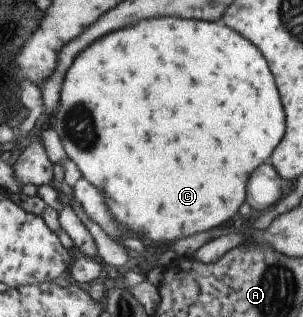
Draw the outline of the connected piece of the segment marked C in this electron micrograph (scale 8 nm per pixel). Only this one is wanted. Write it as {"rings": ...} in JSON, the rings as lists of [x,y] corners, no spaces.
{"rings":[[[176,17],[140,21],[122,31],[108,33],[108,37],[100,39],[100,43],[84,51],[84,55],[80,55],[78,63],[72,67],[72,73],[68,73],[63,103],[55,117],[55,130],[59,133],[65,150],[77,164],[83,177],[104,193],[108,201],[108,211],[114,217],[114,221],[128,227],[129,236],[152,239],[154,243],[174,241],[180,237],[191,236],[193,233],[210,231],[226,223],[234,215],[238,215],[240,205],[246,201],[248,175],[252,175],[256,167],[268,162],[268,157],[282,141],[286,129],[286,118],[278,86],[258,47],[222,22],[194,21]]]}

